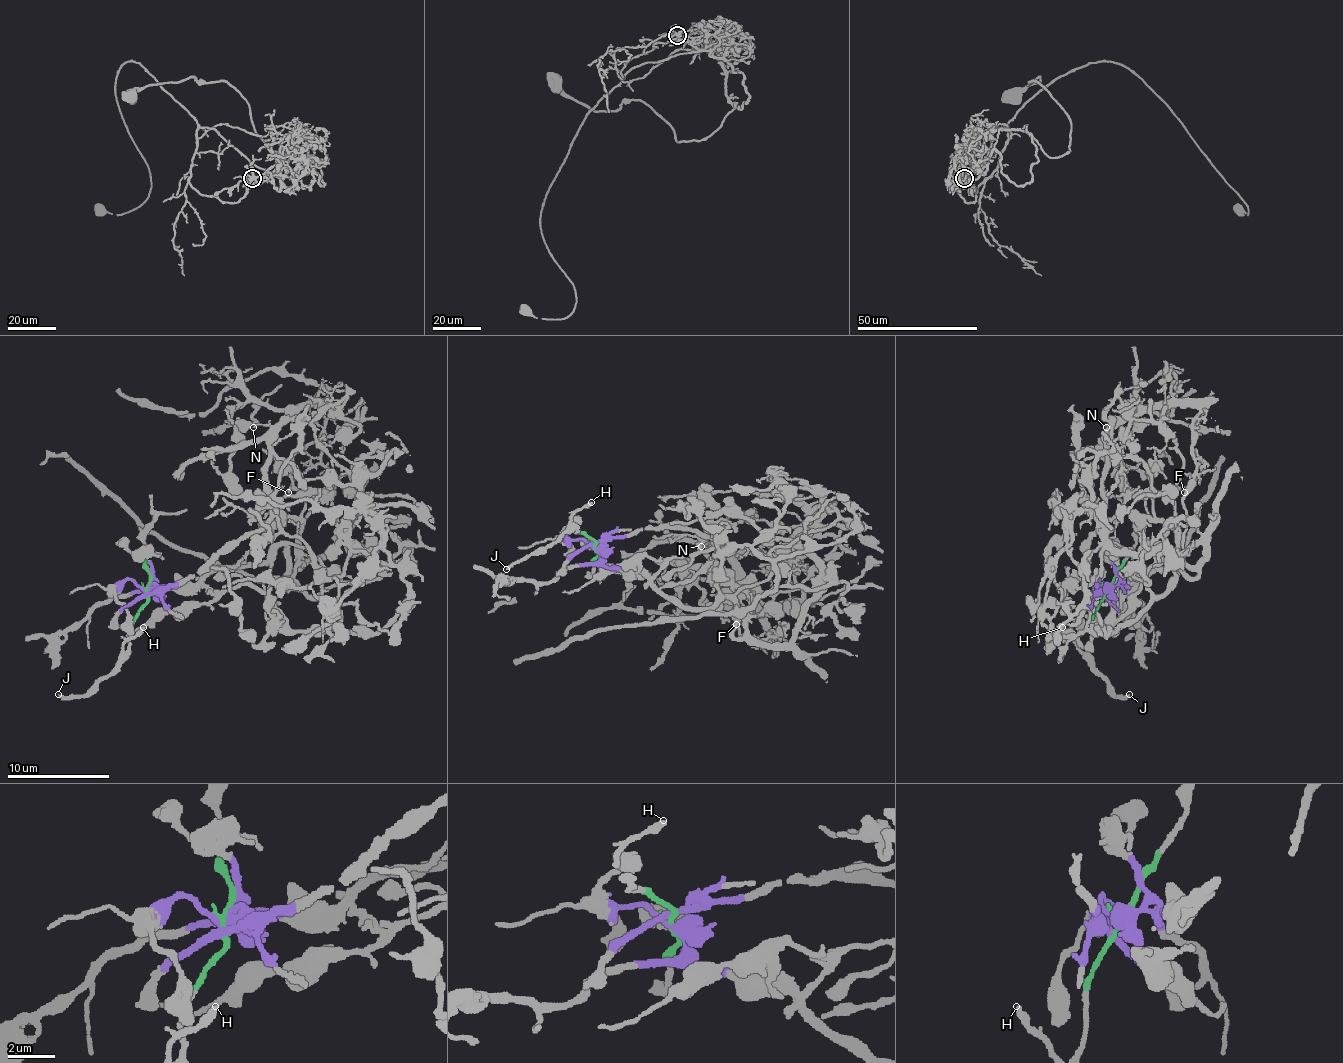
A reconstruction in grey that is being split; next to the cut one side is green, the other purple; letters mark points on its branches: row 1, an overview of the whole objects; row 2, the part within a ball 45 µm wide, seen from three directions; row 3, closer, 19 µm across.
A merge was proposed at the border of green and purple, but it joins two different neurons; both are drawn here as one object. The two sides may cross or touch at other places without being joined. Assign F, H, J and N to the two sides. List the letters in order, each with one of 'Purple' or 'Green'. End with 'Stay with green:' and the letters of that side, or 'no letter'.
F: Purple
H: Green
J: Green
N: Purple
Stay with green: H, J

